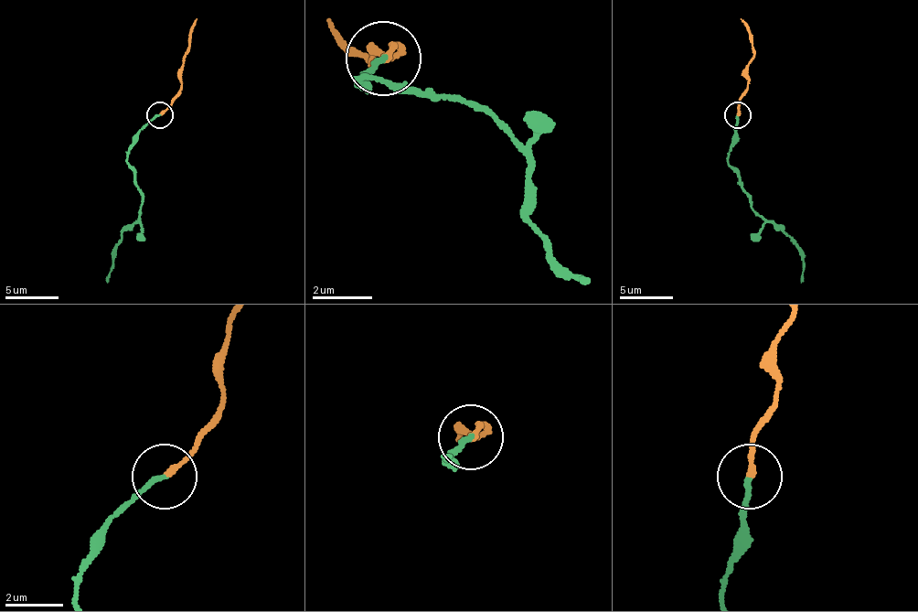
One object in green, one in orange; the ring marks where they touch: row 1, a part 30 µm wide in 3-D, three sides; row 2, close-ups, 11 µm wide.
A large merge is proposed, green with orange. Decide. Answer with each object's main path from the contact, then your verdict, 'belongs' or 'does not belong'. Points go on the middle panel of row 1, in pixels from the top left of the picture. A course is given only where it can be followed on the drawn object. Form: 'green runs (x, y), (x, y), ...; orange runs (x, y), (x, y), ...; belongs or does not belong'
green runs (381, 60), (362, 81), (490, 108), (526, 160), (528, 219), (565, 271), (587, 276); orange runs (381, 60), (389, 46), (401, 55), (345, 58), (328, 21); does not belong

